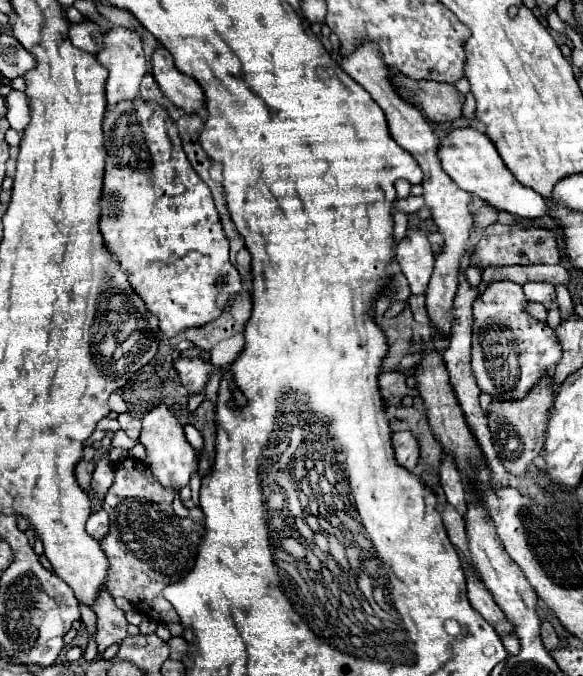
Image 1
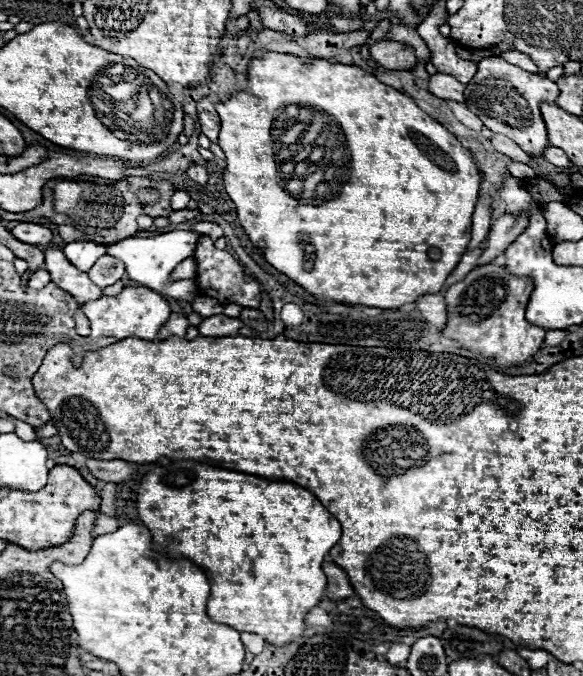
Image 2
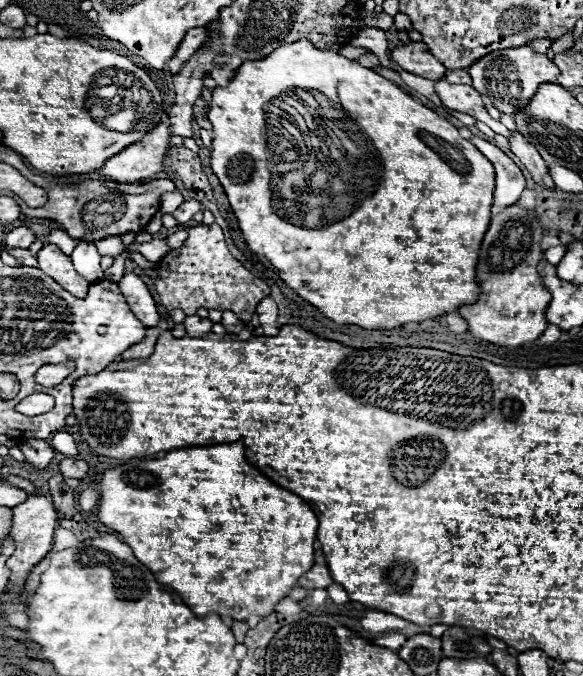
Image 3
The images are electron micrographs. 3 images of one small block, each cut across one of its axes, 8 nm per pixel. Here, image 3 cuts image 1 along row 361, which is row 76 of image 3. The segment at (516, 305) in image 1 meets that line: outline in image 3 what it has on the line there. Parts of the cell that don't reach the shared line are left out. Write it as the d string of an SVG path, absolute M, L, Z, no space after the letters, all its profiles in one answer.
M520 46L520 48L506 48L502 52L490 52L490 56L476 60L468 68L468 72L472 76L472 86L478 88L478 92L482 92L482 96L488 98L494 104L494 108L498 108L502 114L512 116L512 112L524 108L532 100L540 84L556 82L560 70L546 54L534 52L528 46Z

